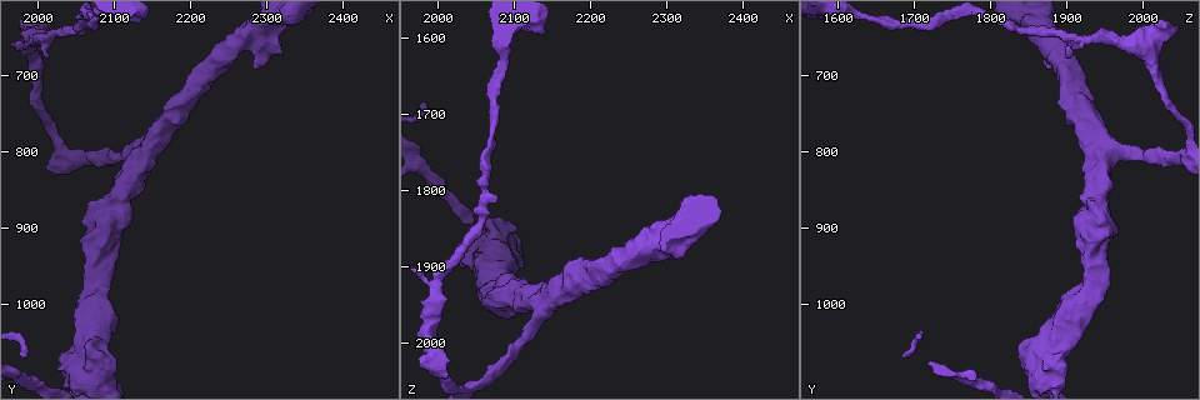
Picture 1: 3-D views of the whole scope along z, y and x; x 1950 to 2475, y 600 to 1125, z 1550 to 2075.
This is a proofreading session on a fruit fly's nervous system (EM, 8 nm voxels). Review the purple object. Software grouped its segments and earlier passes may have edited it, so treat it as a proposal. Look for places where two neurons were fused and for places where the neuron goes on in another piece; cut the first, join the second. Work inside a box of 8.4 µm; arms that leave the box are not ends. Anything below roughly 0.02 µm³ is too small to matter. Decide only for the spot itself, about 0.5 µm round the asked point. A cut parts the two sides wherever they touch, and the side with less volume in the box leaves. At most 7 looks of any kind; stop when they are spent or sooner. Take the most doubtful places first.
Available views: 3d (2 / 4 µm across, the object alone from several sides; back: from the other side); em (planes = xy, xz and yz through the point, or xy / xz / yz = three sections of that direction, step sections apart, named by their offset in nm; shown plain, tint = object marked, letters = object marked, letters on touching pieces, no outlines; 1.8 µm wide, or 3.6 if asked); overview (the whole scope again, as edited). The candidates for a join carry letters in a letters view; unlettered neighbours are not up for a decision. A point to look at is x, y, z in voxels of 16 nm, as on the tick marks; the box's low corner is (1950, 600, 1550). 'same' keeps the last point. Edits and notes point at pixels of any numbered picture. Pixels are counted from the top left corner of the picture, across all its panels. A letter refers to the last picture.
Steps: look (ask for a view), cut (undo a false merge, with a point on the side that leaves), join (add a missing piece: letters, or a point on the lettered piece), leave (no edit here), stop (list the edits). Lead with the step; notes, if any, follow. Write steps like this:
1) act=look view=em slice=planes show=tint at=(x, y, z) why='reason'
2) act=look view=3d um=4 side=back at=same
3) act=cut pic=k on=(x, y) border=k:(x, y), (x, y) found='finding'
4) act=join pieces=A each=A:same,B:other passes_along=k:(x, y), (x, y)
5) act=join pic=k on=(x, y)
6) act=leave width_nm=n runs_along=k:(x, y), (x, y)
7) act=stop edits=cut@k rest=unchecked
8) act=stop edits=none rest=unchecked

act=look view=3d um=4 at=(2010, 640, 2045) why='stops while still wide'

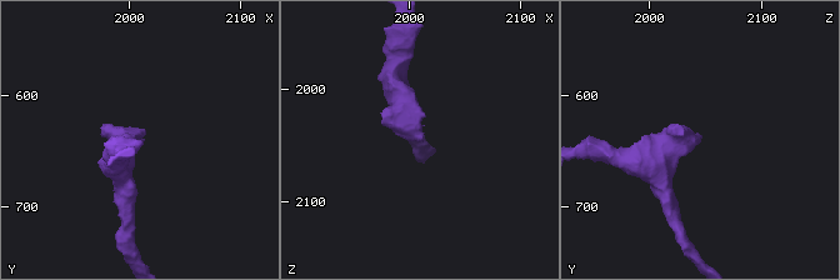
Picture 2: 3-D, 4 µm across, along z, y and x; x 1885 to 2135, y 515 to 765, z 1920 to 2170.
act=look view=em slice=xz step=16 show=letters at=(2006, 636, 2046) why='shape alone is not enough'

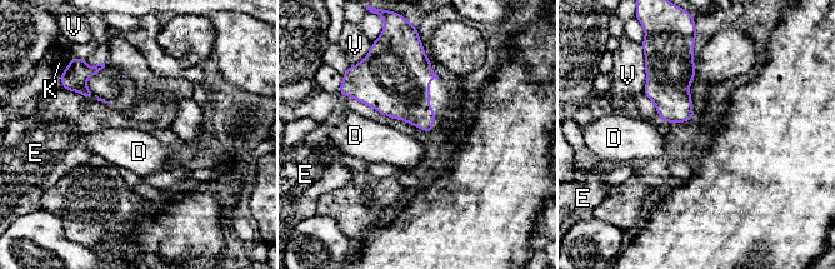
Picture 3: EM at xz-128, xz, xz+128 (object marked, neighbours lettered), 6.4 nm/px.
act=look view=em slice=planes show=letters at=same

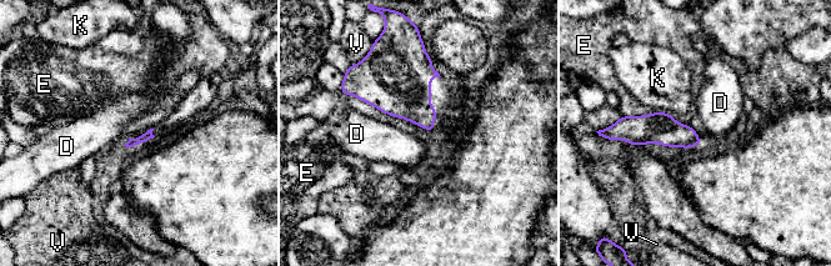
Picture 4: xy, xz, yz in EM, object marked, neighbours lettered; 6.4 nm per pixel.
act=leave longest_contact=E:150nm each=D:other,E:other,K:other,V:other border=4:(129, 139), (124, 145) found='no lettered piece goes on from it'

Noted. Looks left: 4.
act=look view=em um=3.6 slice=planes show=letters at=(2060, 1040, 1890) why='three-way junction'

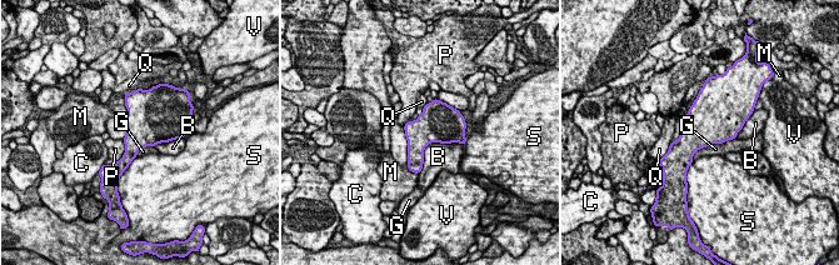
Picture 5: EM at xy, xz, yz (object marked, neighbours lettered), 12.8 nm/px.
act=leave each=B:other,C:other,G:other,M:other,P:other,Q:other,S:other,V:other border=5:(463, 144), (430, 143), (418, 174) found='all the same neuron'

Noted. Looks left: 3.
act=look view=3d um=4 at=(2285, 640, 1870) why='branch point'

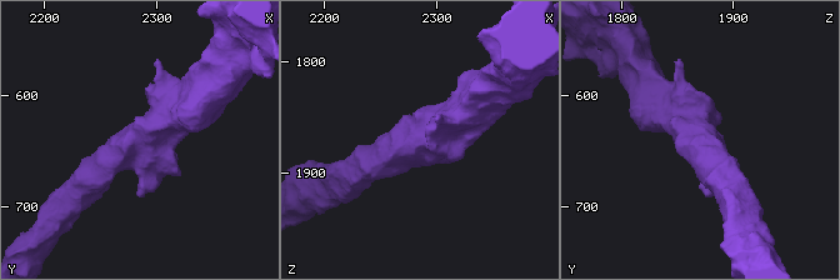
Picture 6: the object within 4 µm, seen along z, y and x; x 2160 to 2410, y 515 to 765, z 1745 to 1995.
act=look view=em um=3.6 slice=xz step=4 show=tint at=(2290, 642, 1868) why='need the tissue'

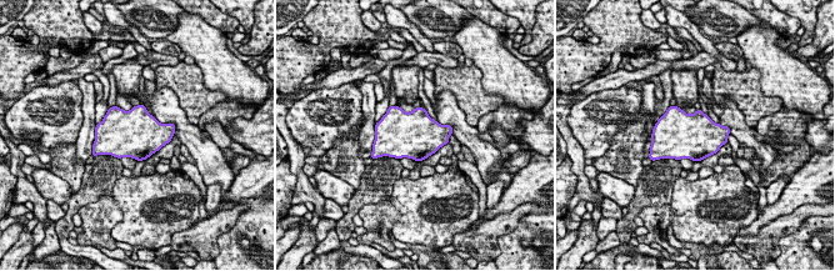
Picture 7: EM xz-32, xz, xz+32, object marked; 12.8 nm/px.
act=look view=em um=3.6 slice=planes show=letters at=same why='cut it another way'

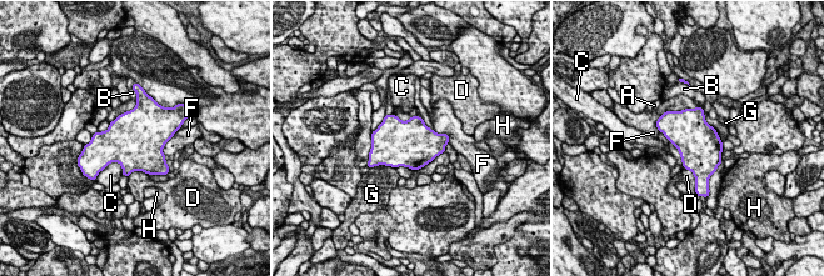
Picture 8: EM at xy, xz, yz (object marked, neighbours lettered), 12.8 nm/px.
act=leave longest_contact=G:400nm each=A:other,B:other,C:other,D:other,F:other,G:other,H:other border=8:(123, 169), (110, 162), (101, 171) found='one neuron here'

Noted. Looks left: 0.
act=stop edits=none rest=unchecked

